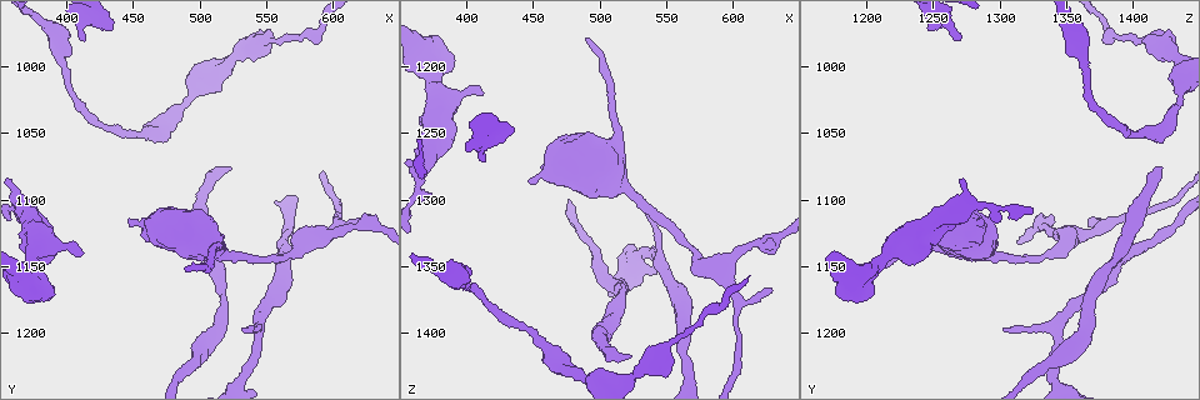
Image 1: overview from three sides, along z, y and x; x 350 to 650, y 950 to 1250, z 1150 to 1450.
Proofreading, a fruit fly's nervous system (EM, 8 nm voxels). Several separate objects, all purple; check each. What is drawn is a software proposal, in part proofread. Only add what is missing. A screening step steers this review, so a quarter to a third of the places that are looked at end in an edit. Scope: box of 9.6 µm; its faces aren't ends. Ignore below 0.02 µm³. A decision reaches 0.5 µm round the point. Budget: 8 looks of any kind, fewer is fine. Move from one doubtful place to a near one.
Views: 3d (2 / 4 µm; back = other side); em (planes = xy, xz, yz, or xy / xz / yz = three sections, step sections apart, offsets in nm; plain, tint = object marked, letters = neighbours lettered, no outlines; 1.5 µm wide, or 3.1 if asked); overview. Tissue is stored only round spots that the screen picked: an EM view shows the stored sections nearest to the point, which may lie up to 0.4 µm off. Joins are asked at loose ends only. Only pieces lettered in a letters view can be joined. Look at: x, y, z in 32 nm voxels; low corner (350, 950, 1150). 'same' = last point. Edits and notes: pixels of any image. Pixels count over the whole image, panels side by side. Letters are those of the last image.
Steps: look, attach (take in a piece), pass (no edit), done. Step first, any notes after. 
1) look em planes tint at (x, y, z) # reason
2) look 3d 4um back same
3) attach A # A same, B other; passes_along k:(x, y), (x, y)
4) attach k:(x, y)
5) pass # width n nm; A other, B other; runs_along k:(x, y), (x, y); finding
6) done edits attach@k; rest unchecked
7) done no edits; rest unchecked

look em xy step 8 tint at (436, 970, 1244) # an open end

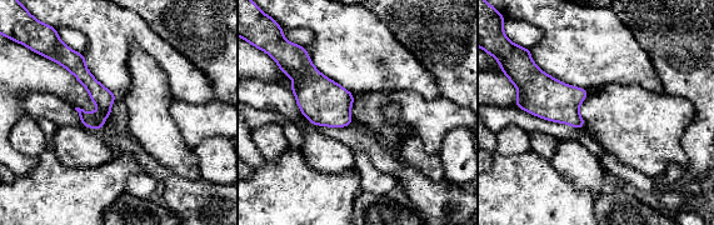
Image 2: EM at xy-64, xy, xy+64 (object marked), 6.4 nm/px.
look em planes letters same

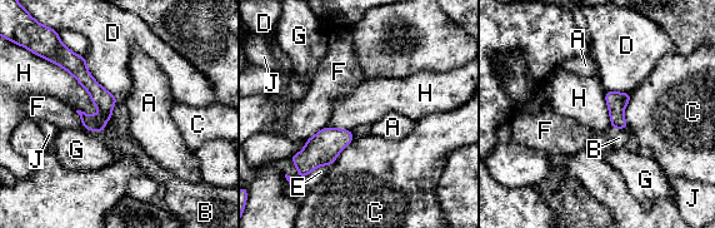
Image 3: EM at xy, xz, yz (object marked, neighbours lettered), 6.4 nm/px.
pass # A other, B other, C other, D other, E other, F other, G other, H other, J other; border 3:(53, 63), (80, 84), (99, 115); no lettered piece goes on from it

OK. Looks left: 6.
look em xy step 4 letters at (628, 1114, 1366) # free end

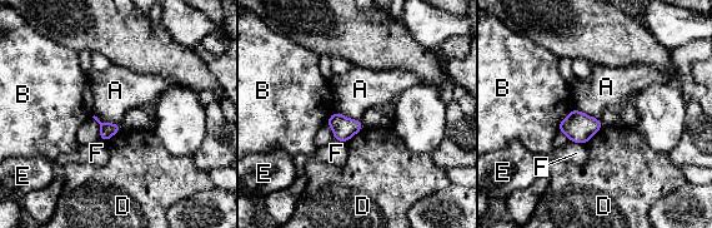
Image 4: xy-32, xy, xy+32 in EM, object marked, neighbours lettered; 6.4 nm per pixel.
look em planes letters same

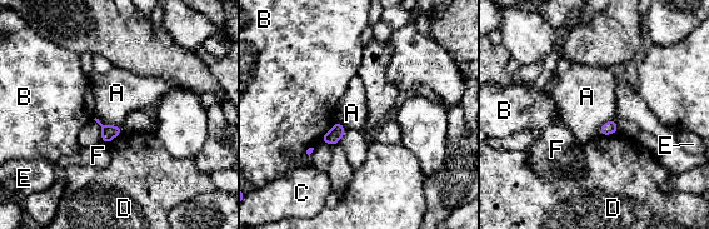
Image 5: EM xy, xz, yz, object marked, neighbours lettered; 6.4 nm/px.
pass # A other, B other, C other, D other, E other, F other; border 5:(95, 117), (103, 124), (121, 127); none of them fits

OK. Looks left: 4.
look em xy step 8 plain at (524, 1074, 1418) # branch stops here

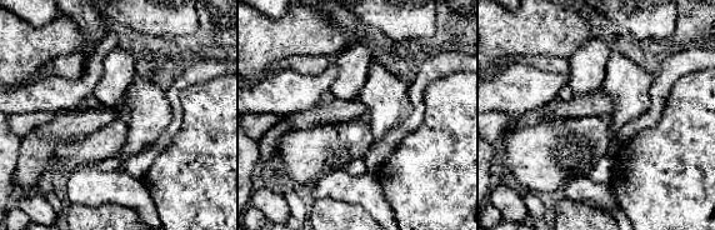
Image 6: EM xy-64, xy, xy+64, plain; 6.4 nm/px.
look em xy step 8 letters same # what lies round it

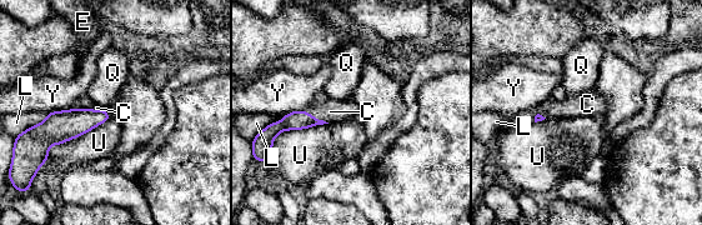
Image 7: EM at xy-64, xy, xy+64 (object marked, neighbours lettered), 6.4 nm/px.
attach C # longest_contact U 500 nm; C same, E other, L other, Q other, U other, Y other; passes_along 7:(297, 120), (314, 116), (330, 111); the cell continues

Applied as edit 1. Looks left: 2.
done edits attach@7; rest unchecked

